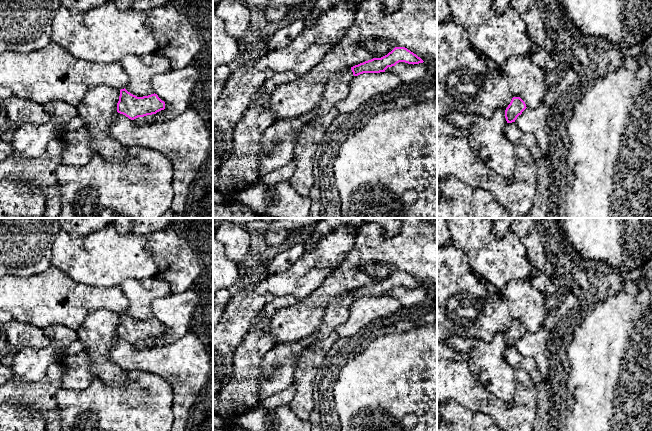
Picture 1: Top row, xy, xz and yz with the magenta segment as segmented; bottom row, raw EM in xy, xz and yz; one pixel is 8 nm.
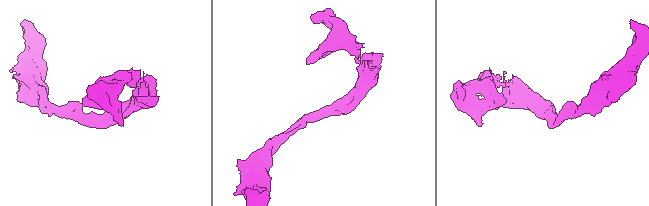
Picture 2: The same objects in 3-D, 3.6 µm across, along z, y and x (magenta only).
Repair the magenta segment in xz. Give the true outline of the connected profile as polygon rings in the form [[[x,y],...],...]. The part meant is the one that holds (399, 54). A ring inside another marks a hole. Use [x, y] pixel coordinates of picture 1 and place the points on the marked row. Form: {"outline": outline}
{"outline": [[[395,47],[391,52],[381,58],[373,58],[351,67],[354,76],[363,73],[385,72],[388,67],[395,66],[399,62],[419,64],[424,61],[405,47]]]}

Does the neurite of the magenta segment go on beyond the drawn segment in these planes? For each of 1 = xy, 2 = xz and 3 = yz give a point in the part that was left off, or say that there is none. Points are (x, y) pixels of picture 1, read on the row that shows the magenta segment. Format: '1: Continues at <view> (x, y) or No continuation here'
1: No continuation here
2: No continuation here
3: No continuation here

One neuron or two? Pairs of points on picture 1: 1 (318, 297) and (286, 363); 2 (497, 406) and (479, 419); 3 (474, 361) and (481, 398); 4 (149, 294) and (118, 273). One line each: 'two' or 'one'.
1: two
2: two
3: two
4: two

